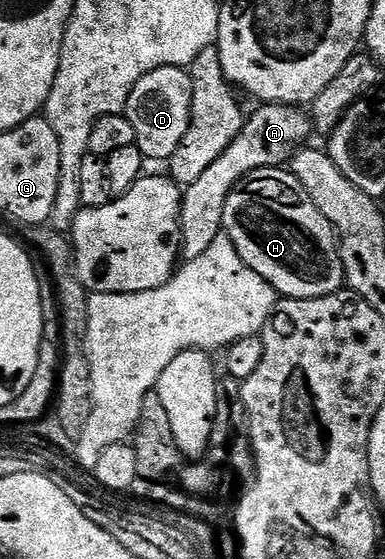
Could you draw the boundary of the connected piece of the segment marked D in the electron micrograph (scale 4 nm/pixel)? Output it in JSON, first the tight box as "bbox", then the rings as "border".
{"bbox":[124,66,192,162],"border":[[[164,66],[144,74],[144,78],[140,78],[140,82],[136,82],[136,86],[126,103],[124,114],[132,122],[132,130],[136,130],[134,142],[138,145],[139,150],[147,161],[162,160],[162,162],[166,162],[169,161],[172,154],[176,154],[176,146],[180,146],[180,142],[184,142],[184,134],[188,134],[191,110],[192,78],[187,69]]]}

